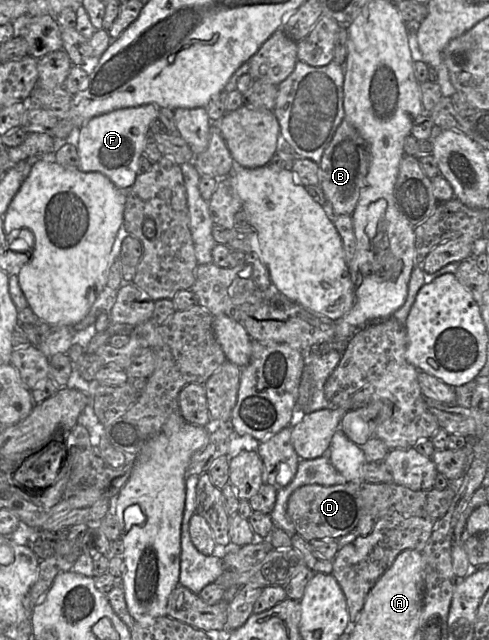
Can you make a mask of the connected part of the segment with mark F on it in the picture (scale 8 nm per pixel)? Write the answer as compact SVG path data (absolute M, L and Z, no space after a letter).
M154 104L122 108L90 119L71 141L79 155L78 169L82 172L99 172L118 189L128 190L140 172L139 160L150 135L150 124L158 117L159 108Z

